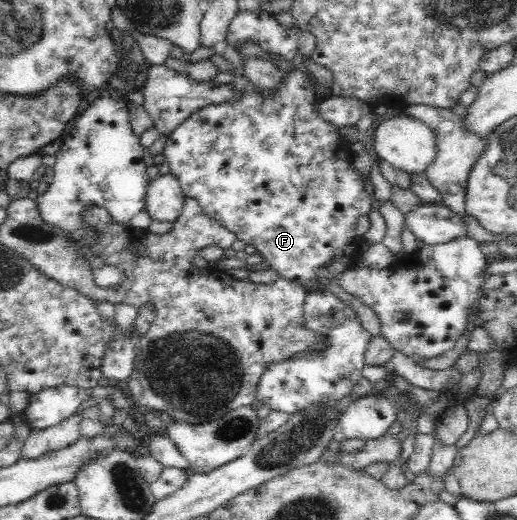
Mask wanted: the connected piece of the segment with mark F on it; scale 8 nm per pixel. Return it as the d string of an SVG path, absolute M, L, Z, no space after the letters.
M292 69L290 73L284 73L284 79L281 79L281 82L278 83L276 93L270 95L270 97L268 95L262 97L262 93L258 93L254 89L255 85L248 78L236 77L232 85L234 85L236 92L240 94L240 99L235 100L233 104L210 104L209 106L204 106L191 113L189 118L186 118L169 133L162 153L166 163L168 163L170 173L173 173L174 178L178 180L185 197L198 200L206 215L215 219L220 225L225 226L228 231L236 234L237 239L242 241L244 245L250 245L250 243L254 245L257 251L262 253L266 263L270 263L270 268L274 269L276 273L284 275L286 279L291 279L291 281L299 285L304 285L304 287L320 289L322 287L320 285L322 279L334 281L334 277L328 277L328 275L336 275L336 271L344 271L344 267L340 267L340 263L346 263L346 261L352 263L352 257L356 257L352 249L354 249L354 239L356 239L357 219L368 214L370 209L372 209L372 195L364 188L363 177L360 172L356 169L354 171L344 171L344 169L348 169L352 165L350 157L334 155L344 145L342 139L338 139L339 129L336 129L336 126L323 120L320 116L314 115L312 107L318 101L318 97L312 91L312 85L308 85L306 77L298 69Z

